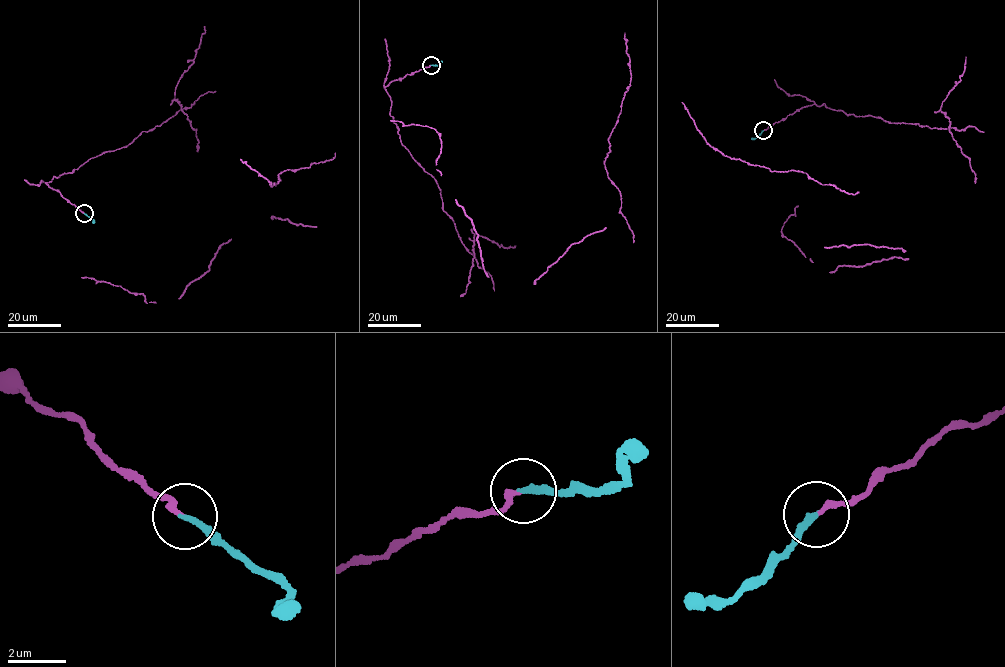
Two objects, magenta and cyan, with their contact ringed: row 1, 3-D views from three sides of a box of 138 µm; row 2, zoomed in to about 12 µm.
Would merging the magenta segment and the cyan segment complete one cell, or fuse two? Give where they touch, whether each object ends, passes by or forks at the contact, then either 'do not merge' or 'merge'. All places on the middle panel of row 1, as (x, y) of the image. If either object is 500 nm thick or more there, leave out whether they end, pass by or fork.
(431, 65) | magenta ends | cyan ends | merge

